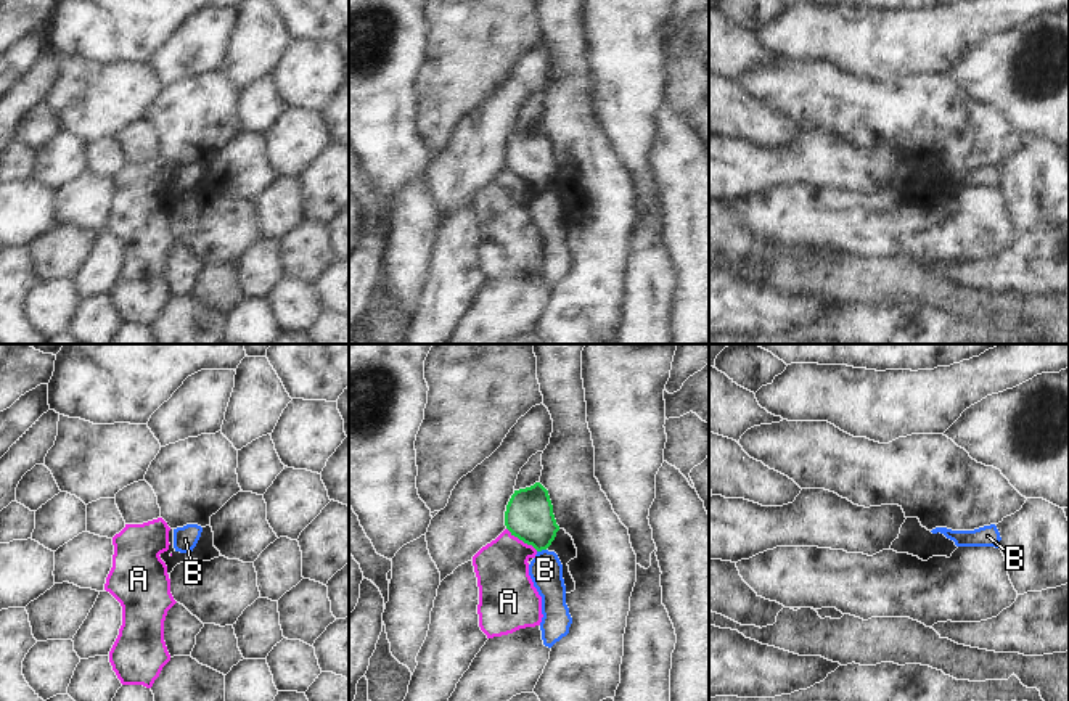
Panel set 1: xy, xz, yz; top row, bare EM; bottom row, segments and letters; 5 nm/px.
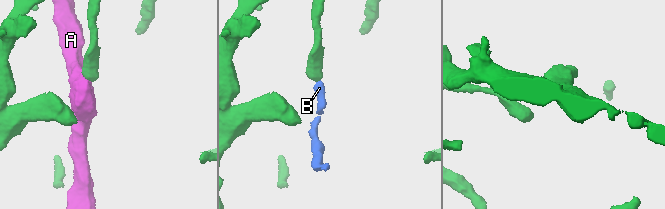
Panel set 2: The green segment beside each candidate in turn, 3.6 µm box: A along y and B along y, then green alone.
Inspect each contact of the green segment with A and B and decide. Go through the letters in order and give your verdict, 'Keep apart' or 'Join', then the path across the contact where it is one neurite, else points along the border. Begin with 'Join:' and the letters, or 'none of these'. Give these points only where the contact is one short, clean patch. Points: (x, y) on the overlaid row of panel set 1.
Join: none of these
A: Keep apart. Boundary: xz (507, 528), (537, 550)
B: Keep apart. Boundary: xz (545, 549), (537, 552).

